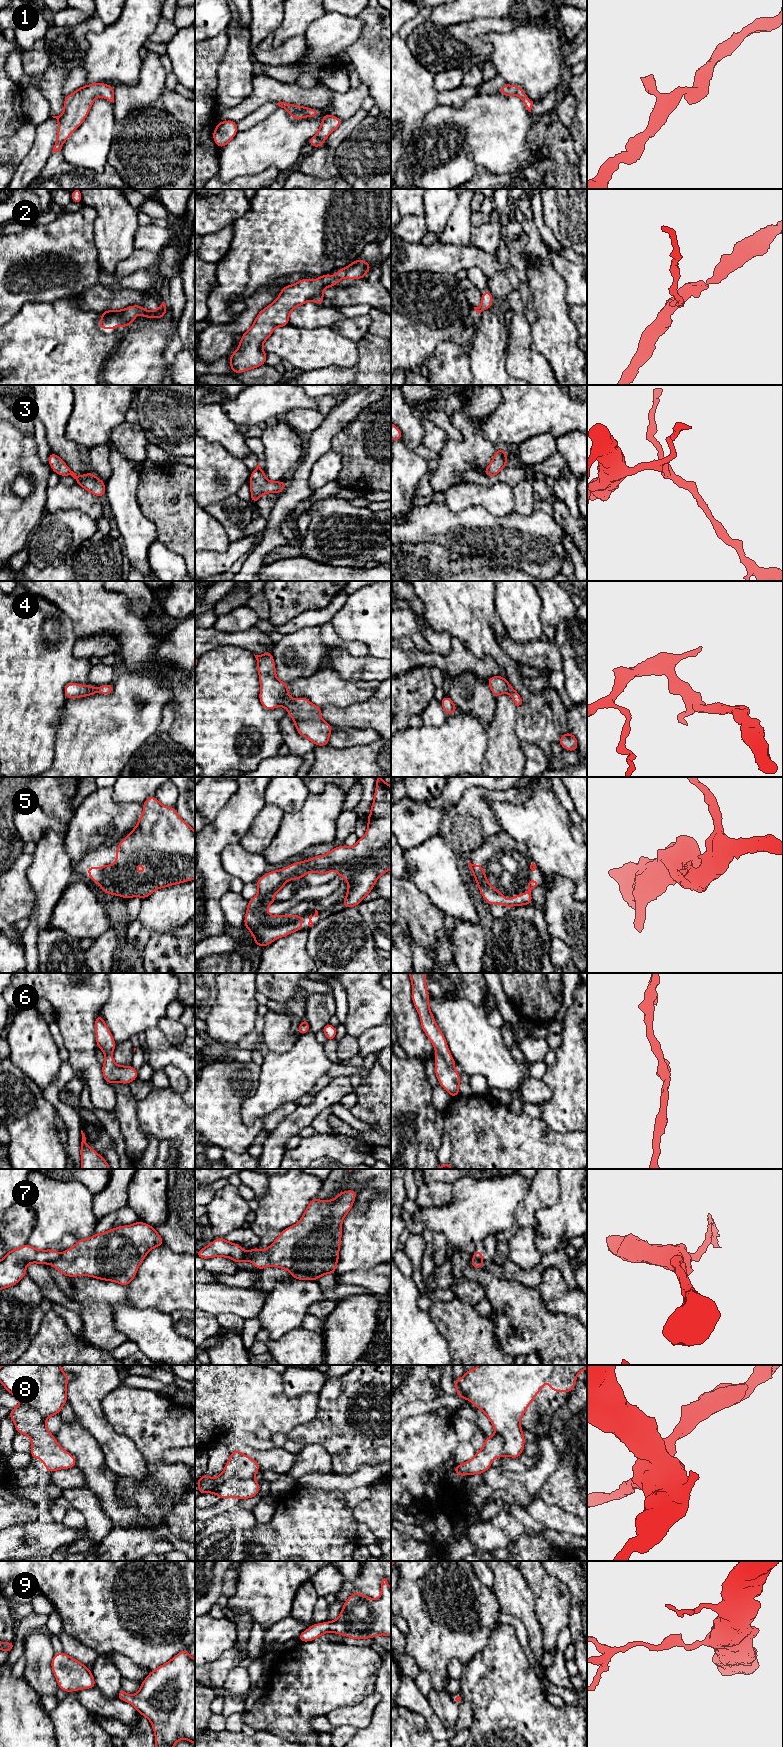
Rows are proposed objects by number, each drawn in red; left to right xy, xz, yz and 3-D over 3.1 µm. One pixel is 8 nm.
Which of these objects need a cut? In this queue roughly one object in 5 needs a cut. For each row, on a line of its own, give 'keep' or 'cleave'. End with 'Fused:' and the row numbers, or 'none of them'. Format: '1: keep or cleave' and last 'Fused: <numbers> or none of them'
1: keep
2: keep
3: keep
4: keep
5: keep
6: keep
7: cleave
8: keep
9: keep
Fused: 7

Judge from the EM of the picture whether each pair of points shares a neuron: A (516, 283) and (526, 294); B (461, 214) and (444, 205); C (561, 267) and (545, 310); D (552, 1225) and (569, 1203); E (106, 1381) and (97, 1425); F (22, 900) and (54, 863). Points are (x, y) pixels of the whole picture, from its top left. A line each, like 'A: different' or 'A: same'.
A: same
B: different
C: different
D: same
E: same
F: different

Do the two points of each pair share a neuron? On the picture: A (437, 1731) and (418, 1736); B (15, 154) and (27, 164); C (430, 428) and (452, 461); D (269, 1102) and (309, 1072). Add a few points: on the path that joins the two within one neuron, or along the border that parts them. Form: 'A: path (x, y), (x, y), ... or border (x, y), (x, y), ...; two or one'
A: border (417, 1713), (424, 1718), (433, 1736); two
B: border (35, 139), (30, 150), (17, 166); two
C: border (447, 438), (444, 446), (438, 452); two
D: path (279, 1092), (299, 1072); one

